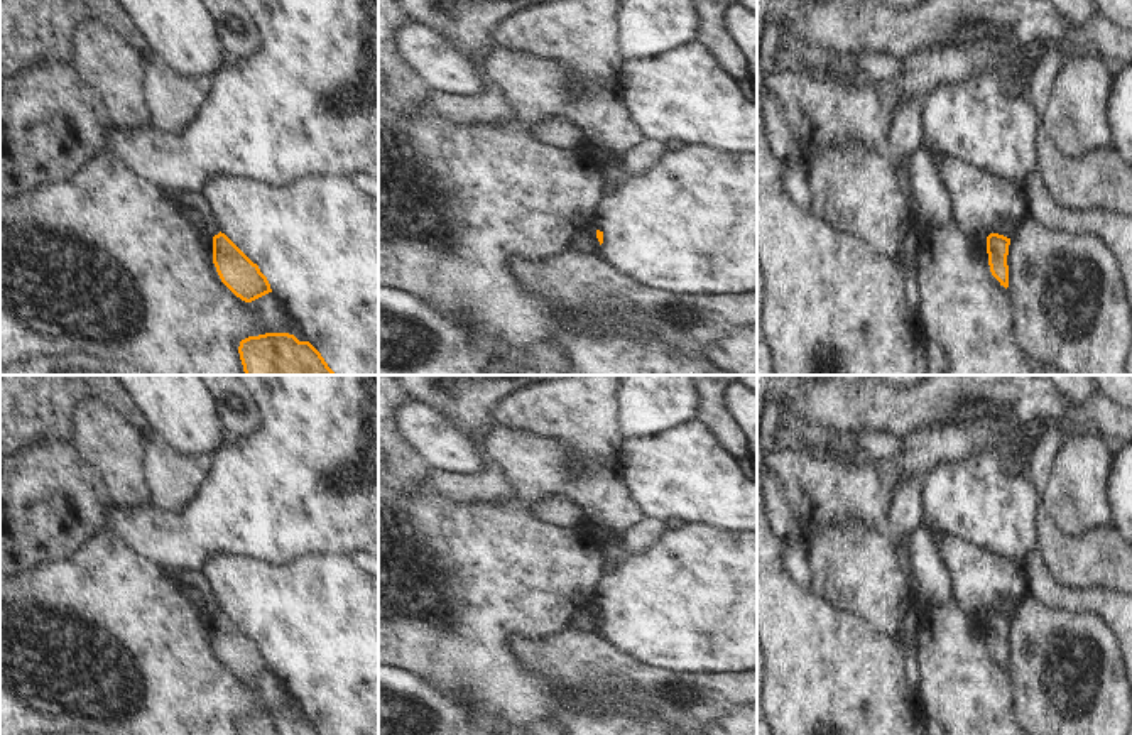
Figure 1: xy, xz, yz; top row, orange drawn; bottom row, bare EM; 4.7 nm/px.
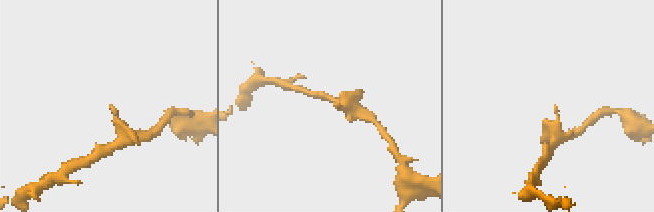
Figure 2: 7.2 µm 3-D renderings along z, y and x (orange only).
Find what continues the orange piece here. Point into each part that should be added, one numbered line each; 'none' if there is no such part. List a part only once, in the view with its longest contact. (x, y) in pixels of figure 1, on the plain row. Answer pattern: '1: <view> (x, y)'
none

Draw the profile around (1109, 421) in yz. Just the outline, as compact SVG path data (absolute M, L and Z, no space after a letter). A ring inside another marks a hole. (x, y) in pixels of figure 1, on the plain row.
M1097 394L1086 404L1066 414L1066 424L1076 429L1093 427L1112 443L1132 443L1132 409Z

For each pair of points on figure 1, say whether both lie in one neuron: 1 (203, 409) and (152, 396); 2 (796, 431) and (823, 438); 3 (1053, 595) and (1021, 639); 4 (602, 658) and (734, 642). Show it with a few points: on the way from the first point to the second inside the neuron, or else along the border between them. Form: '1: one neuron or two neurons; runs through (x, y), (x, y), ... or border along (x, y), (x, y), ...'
1: one neuron; runs through (191, 409), (185, 409), (171, 396), (164, 396)
2: one neuron; runs through (803, 435), (816, 438)
3: two neurons; border along (1028, 593), (1050, 607), (1083, 615)
4: two neurons; border along (600, 632), (644, 661), (671, 669)

